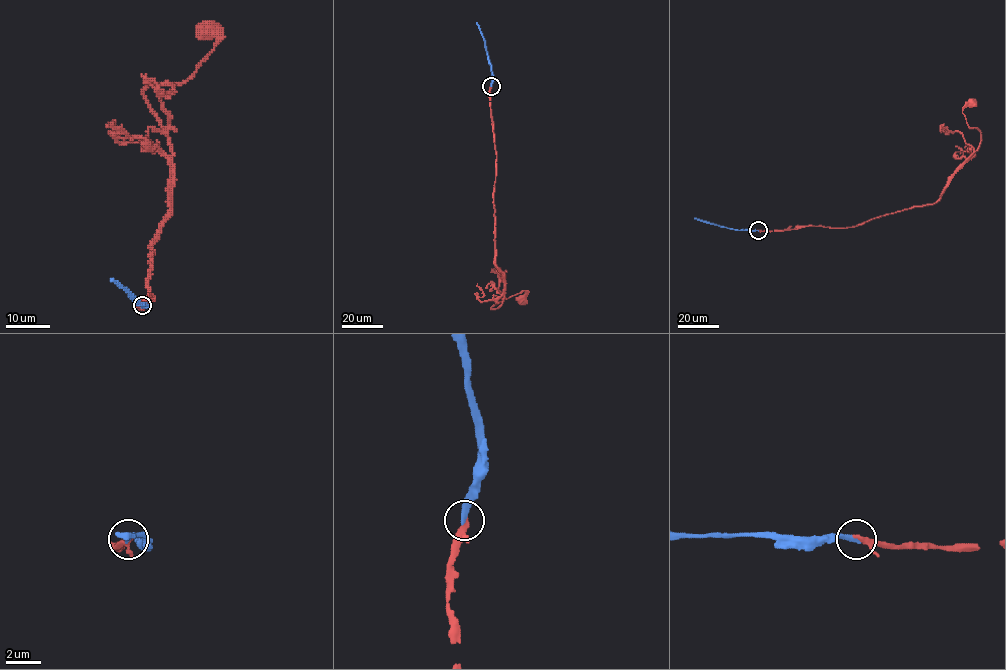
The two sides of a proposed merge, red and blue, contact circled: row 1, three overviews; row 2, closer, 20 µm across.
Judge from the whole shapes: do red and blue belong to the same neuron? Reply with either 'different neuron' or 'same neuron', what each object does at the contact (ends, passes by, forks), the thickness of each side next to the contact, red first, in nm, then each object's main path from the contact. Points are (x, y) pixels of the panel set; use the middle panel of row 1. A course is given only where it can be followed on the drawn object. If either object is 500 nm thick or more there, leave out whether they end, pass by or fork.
same neuron; red passes by; blue ends; calibres 240 and 320 nm; course red (491, 86), (496, 154), (495, 265), (505, 282), (502, 303), (491, 308), (524, 290), (523, 300); course blue (491, 86), (491, 63), (476, 22)

